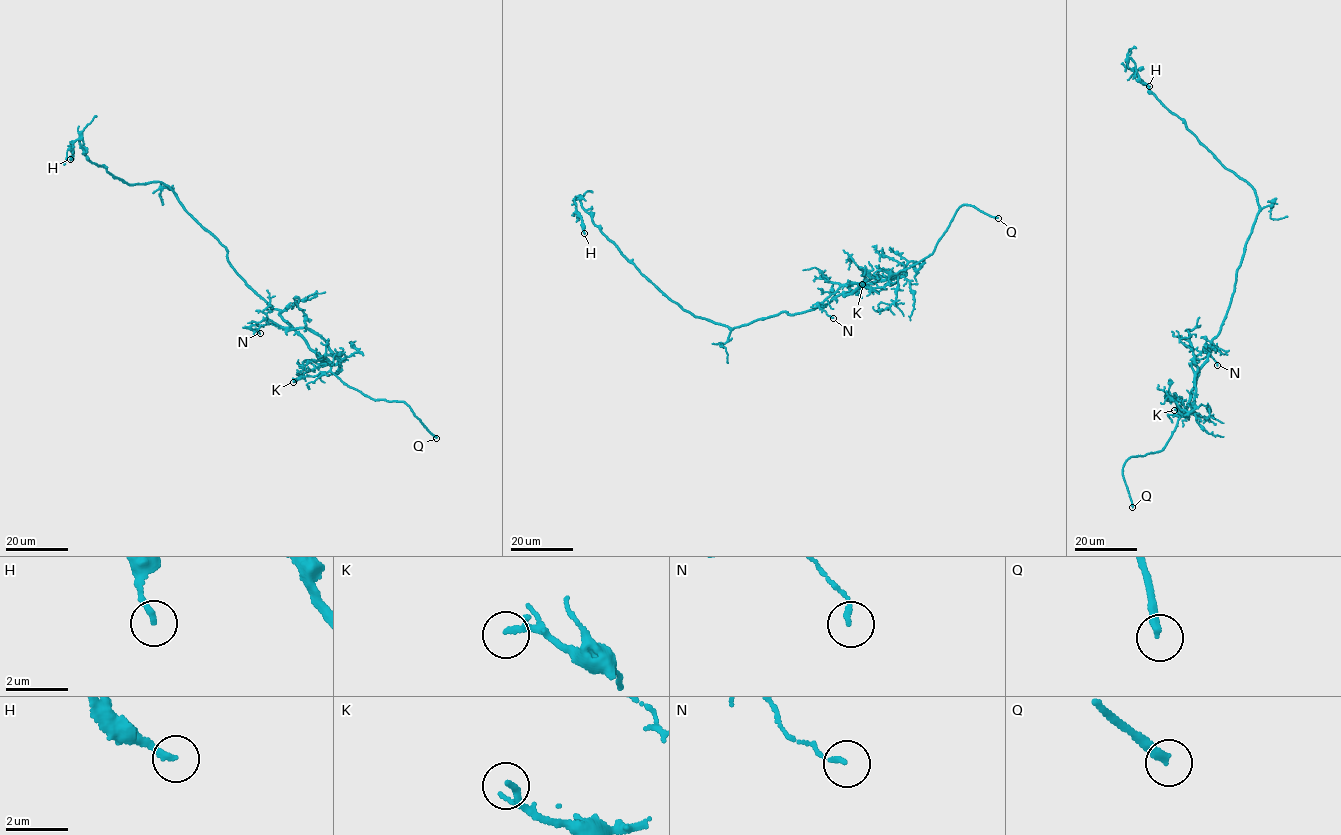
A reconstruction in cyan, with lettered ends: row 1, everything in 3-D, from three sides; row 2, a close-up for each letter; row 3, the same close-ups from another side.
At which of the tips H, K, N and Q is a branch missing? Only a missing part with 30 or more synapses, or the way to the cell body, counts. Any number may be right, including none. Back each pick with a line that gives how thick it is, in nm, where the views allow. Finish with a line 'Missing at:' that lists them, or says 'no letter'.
Q: calibre 280 nm
Missing at: Q

